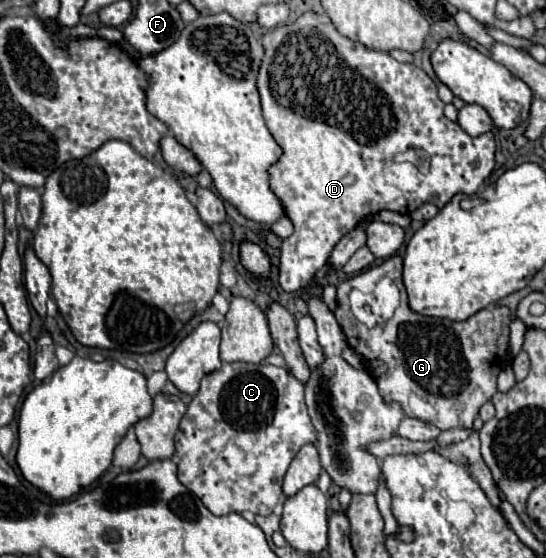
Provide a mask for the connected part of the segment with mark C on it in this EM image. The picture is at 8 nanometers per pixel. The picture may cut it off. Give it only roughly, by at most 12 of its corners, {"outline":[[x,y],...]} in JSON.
{"outline":[[266,362],[202,378],[178,480],[216,516],[272,514],[318,442],[304,386]]}

